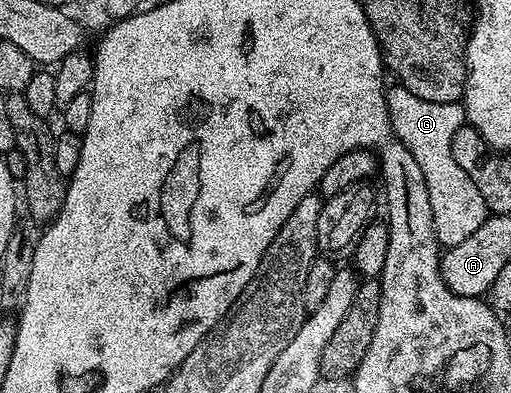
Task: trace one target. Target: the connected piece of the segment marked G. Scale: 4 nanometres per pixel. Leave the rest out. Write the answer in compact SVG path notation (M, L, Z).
M400 86L390 87L387 99L396 139L411 150L415 162L419 162L419 170L423 170L423 178L427 178L427 194L431 194L431 214L437 239L445 248L454 248L463 242L463 238L471 238L471 234L475 234L475 230L479 230L487 219L479 186L475 186L467 170L455 162L453 153L455 134L466 123L464 107L460 103L427 102L427 98L419 98L411 94L411 90Z

